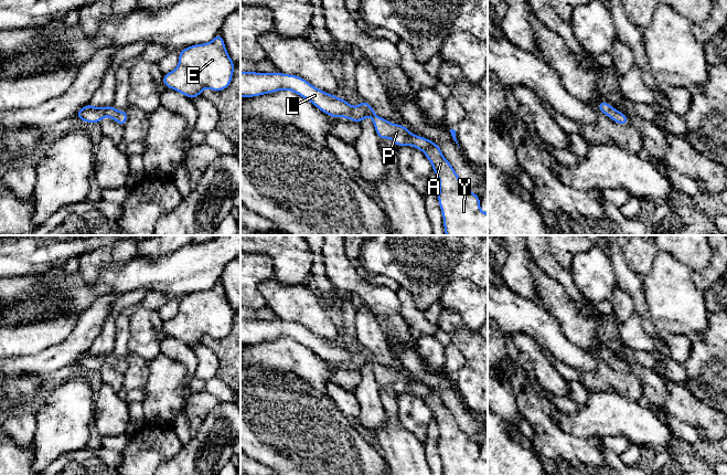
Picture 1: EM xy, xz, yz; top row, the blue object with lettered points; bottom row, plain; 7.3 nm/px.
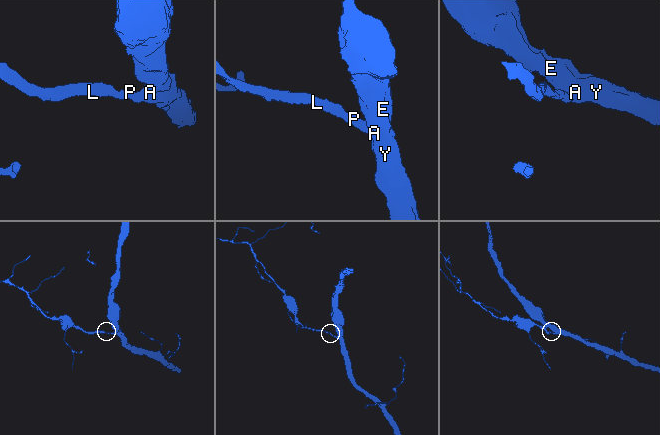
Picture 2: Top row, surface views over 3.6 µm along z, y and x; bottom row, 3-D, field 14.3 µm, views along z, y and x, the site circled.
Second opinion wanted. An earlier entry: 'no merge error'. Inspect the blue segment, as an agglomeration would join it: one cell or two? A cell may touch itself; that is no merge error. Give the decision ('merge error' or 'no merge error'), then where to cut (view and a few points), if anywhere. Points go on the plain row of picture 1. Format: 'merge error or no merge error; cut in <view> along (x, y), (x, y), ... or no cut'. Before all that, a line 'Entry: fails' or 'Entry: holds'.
Entry: holds
no merge error; no cut

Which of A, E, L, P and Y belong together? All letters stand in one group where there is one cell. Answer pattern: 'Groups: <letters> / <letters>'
Groups: A E L P Y

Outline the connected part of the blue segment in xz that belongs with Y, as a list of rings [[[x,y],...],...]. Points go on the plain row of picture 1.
[[[240,318],[240,346],[284,337],[306,346],[332,366],[345,365],[361,371],[370,363],[381,388],[392,386],[397,394],[413,393],[421,398],[439,426],[438,451],[443,465],[443,475],[488,475],[488,461],[480,456],[481,445],[460,429],[438,391],[423,383],[413,382],[403,371],[393,371],[377,363],[366,348],[362,347],[361,351],[354,355],[344,346],[328,341],[298,323]]]

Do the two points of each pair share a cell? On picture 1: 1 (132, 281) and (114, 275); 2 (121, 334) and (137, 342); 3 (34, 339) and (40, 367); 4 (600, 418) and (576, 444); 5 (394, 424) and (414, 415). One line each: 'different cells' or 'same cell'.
1: same cell
2: different cells
3: different cells
4: different cells
5: different cells

